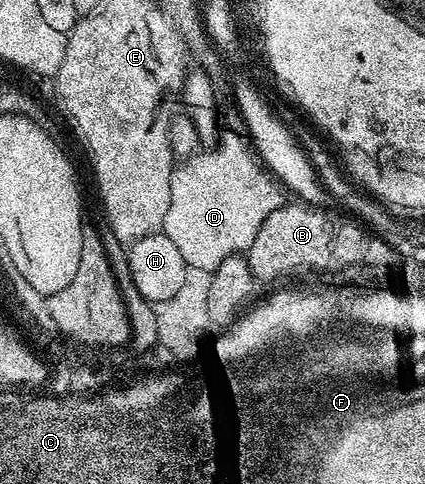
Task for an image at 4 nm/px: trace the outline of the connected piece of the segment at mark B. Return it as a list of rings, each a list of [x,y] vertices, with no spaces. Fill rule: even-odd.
[[[302,201],[293,202],[284,202],[265,217],[261,229],[257,229],[257,237],[253,237],[253,245],[245,252],[256,280],[279,279],[290,271],[311,271],[332,262],[331,242],[335,233],[333,223],[327,220],[327,211]]]

